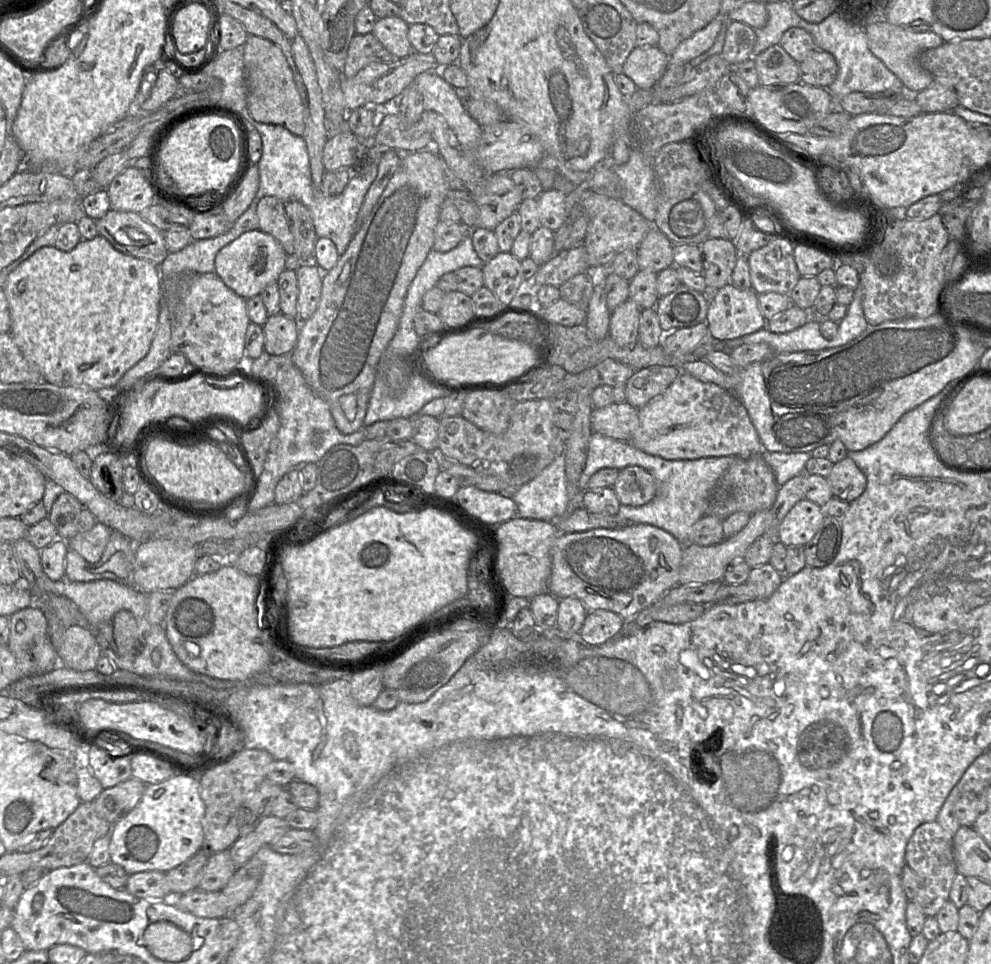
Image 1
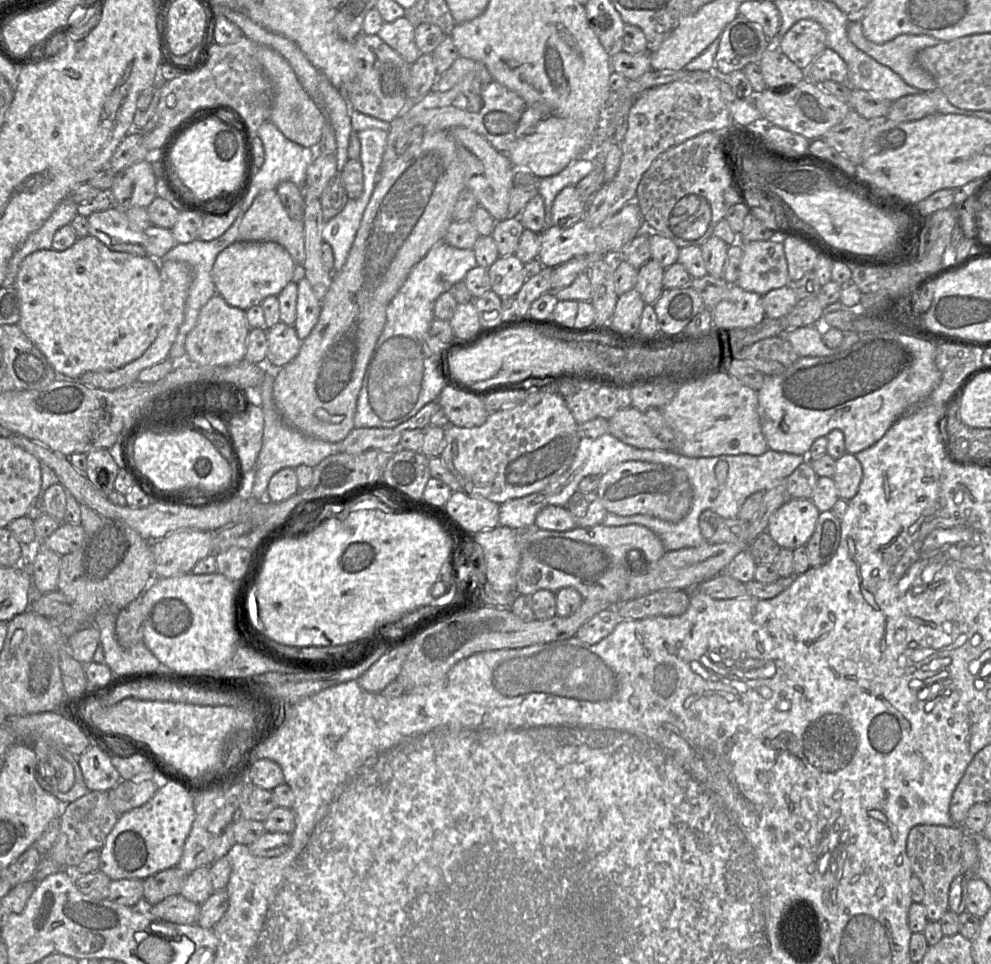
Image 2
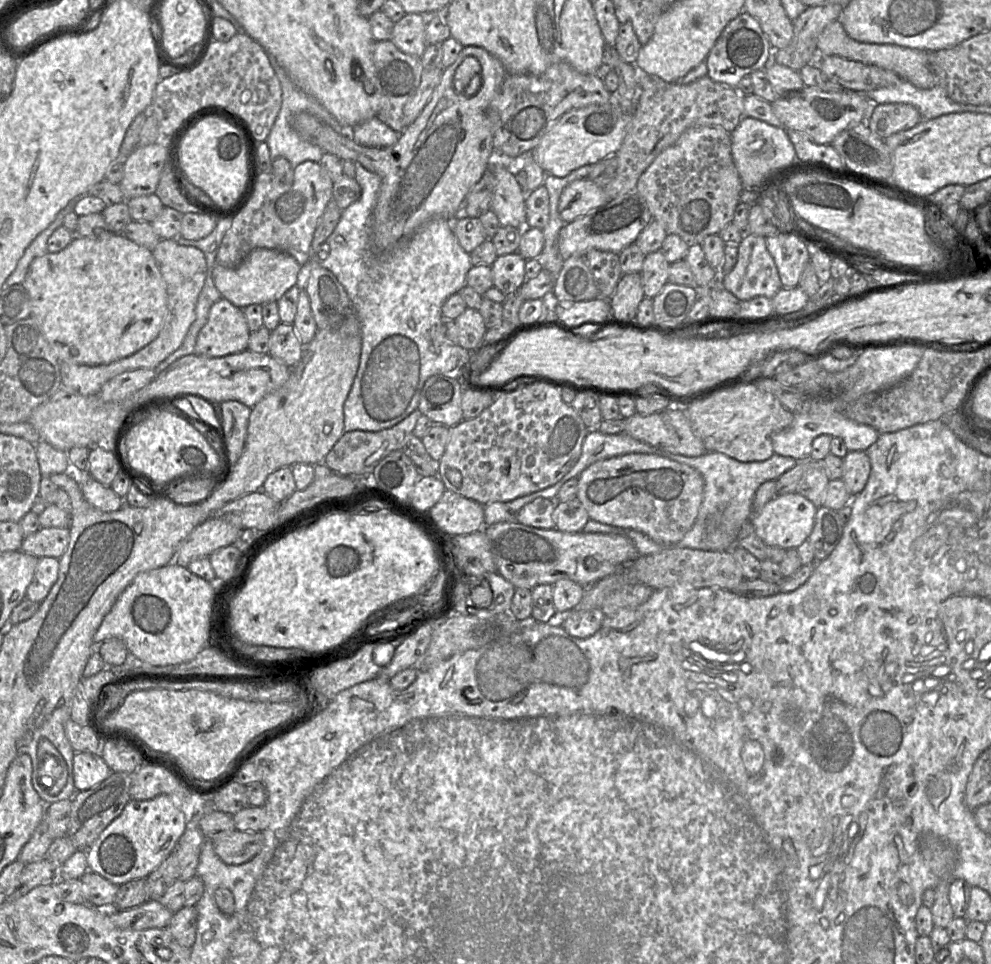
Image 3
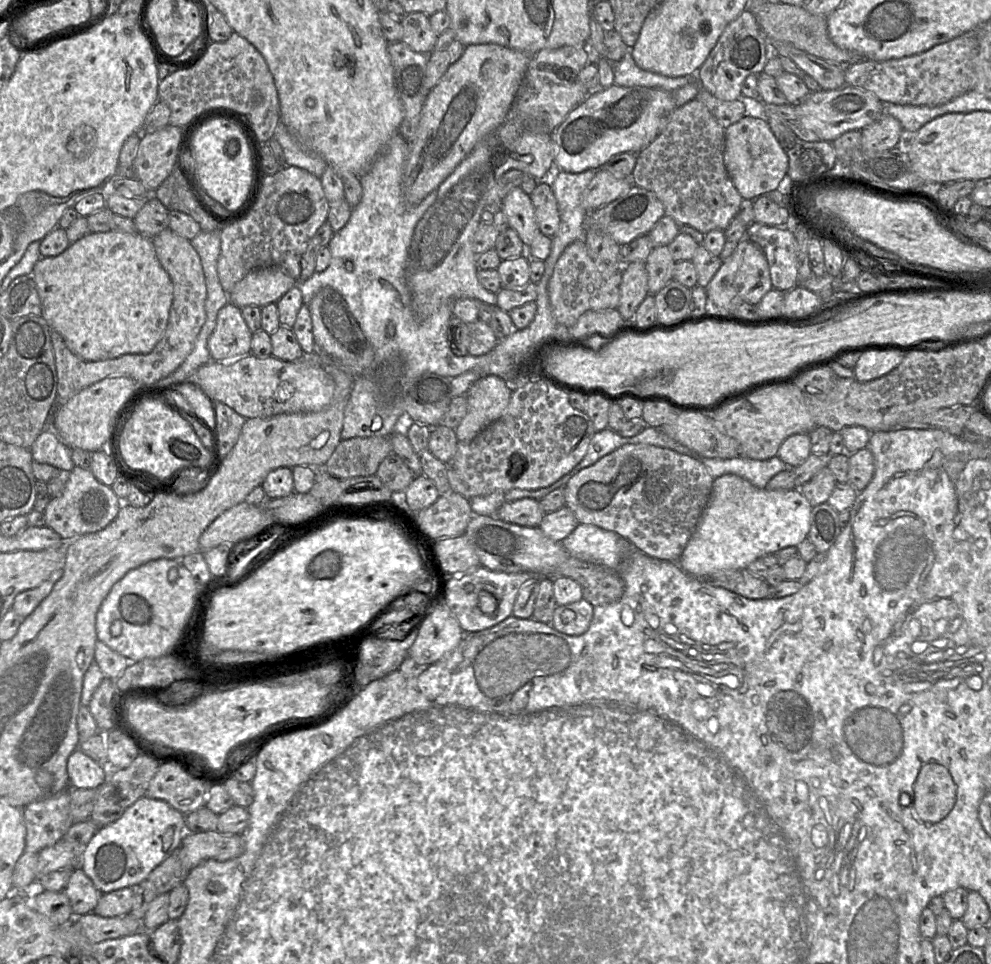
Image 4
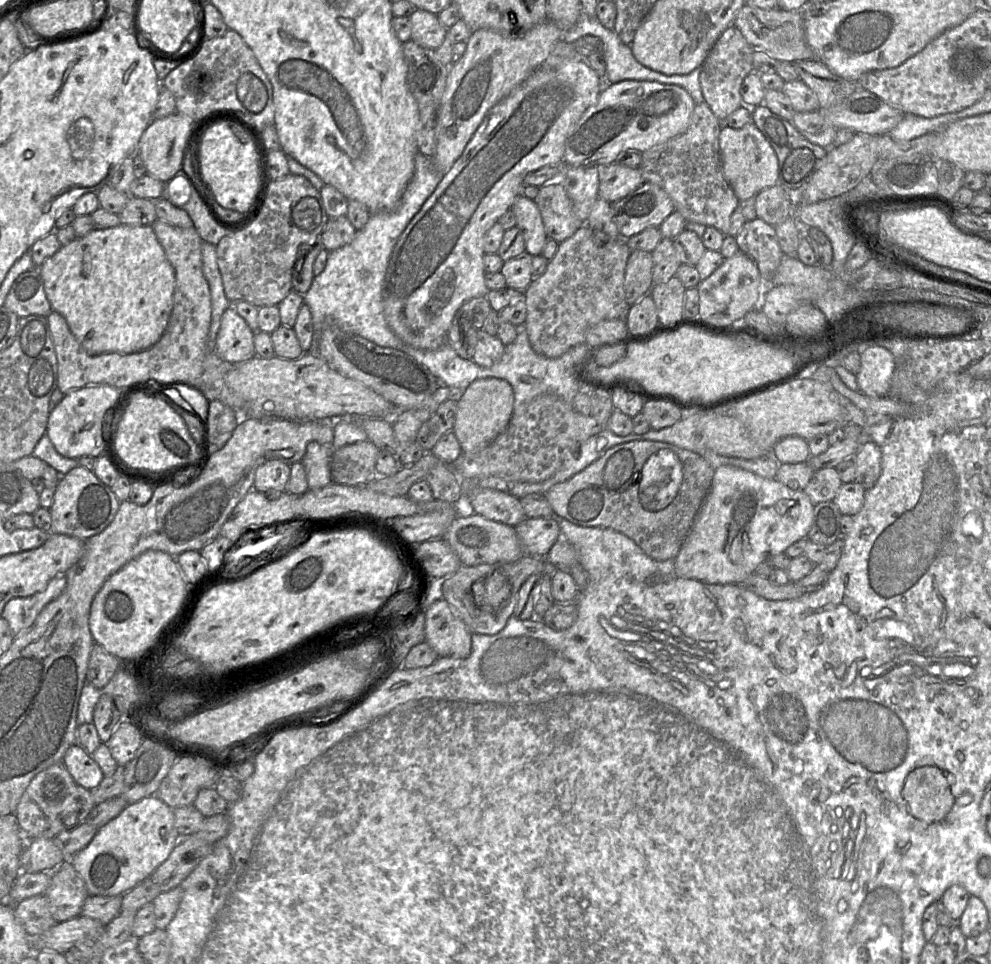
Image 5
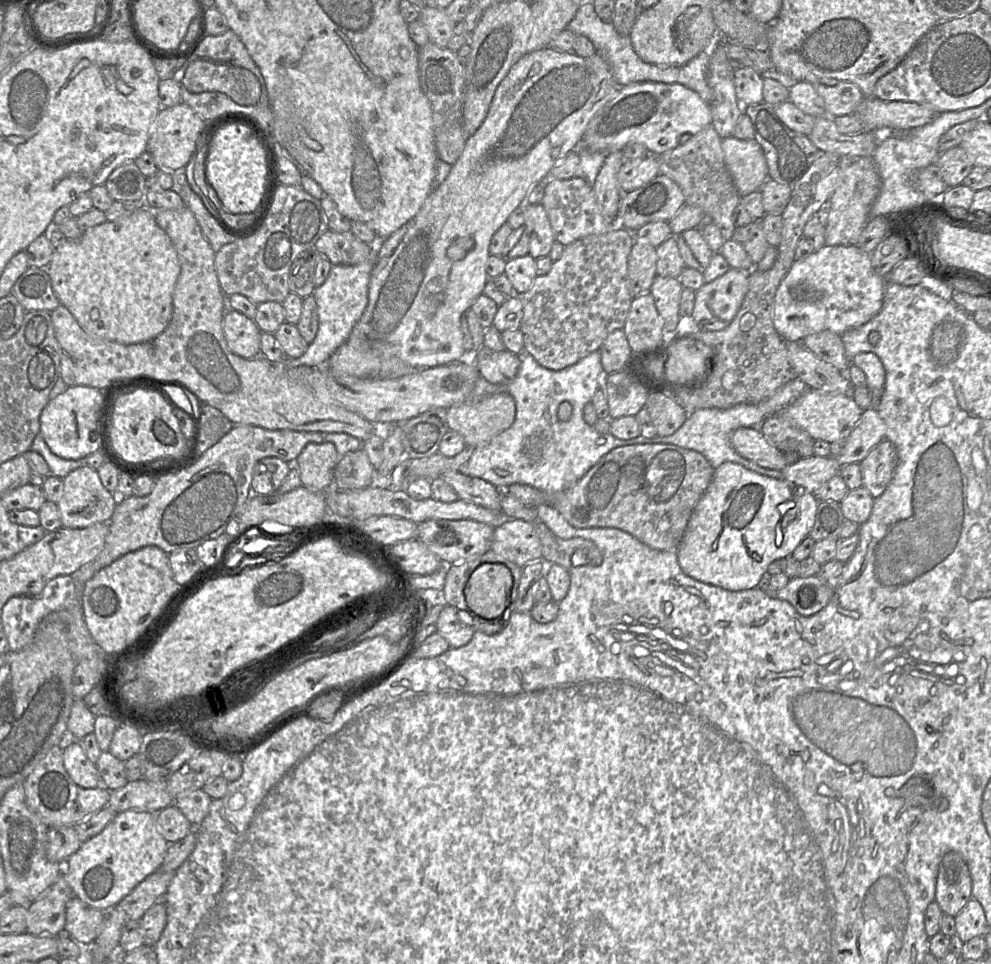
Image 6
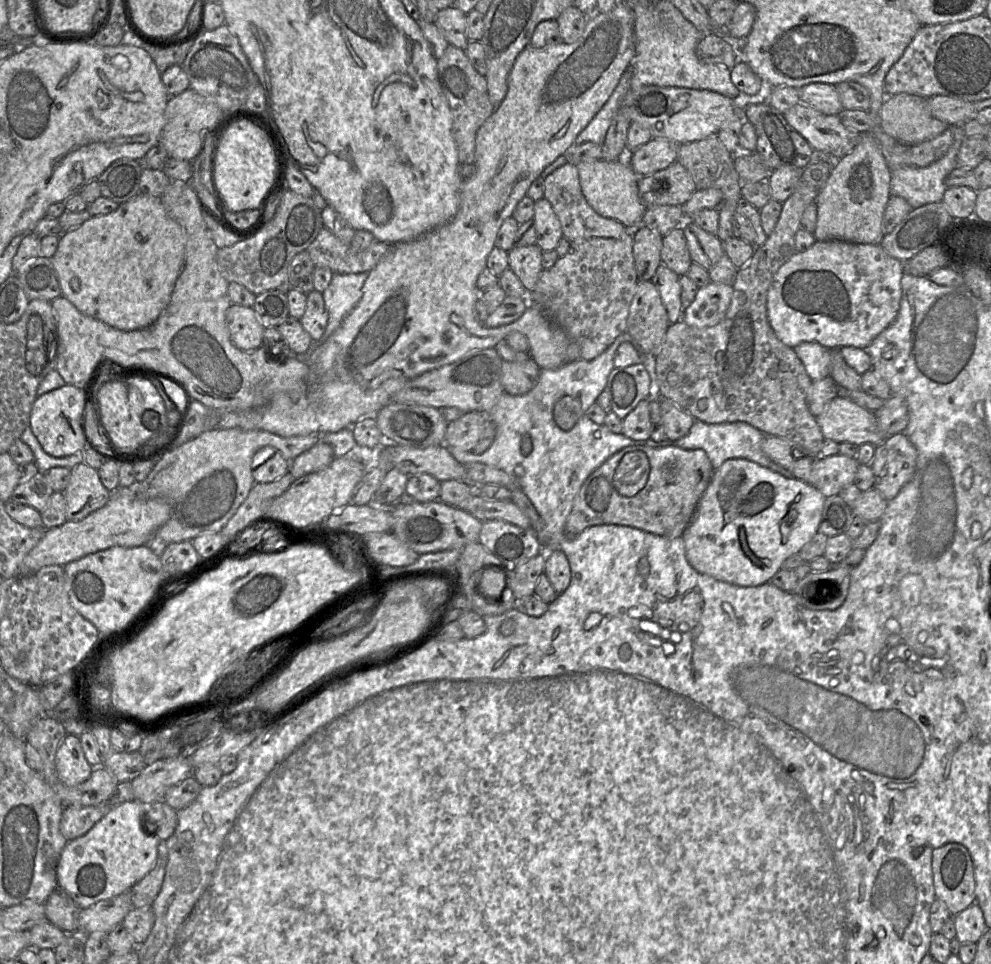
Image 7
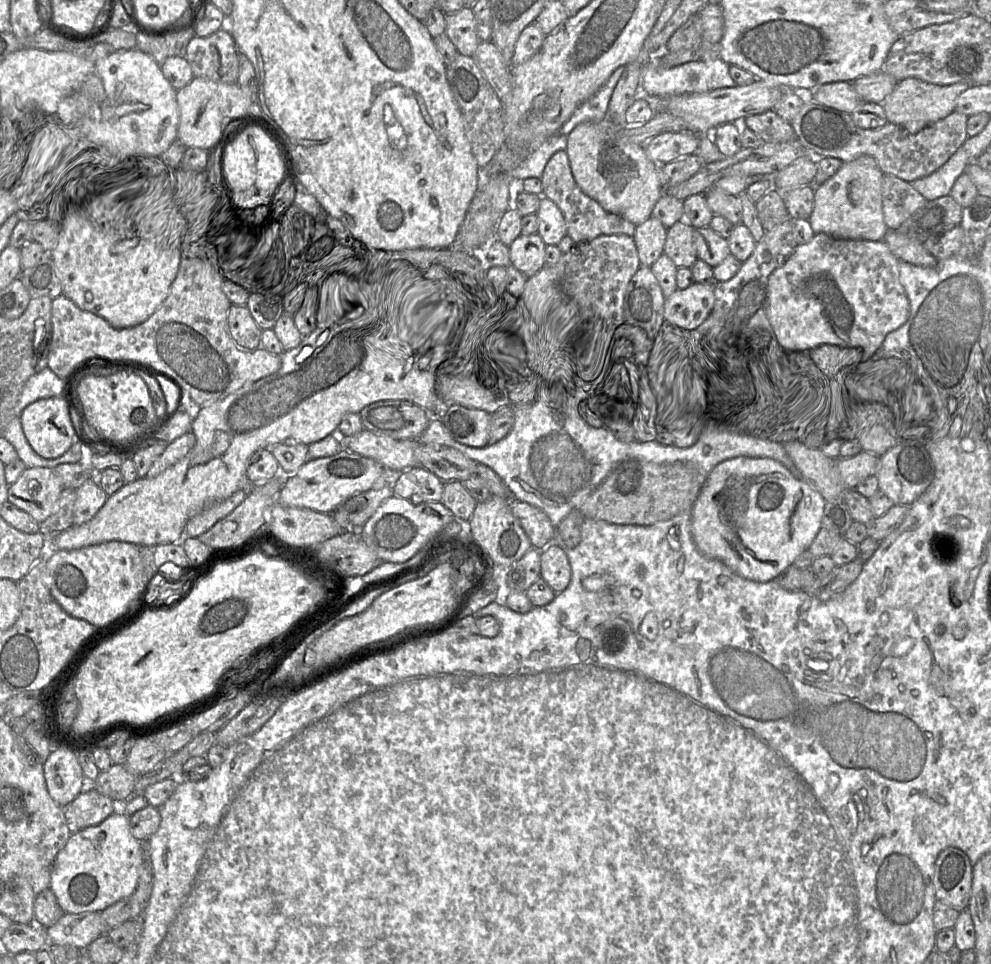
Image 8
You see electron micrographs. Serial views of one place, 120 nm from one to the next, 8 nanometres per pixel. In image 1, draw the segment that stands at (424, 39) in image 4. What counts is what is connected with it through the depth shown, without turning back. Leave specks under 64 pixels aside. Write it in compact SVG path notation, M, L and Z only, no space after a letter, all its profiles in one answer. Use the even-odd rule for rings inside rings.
M400 16L377 18L373 33L396 58L406 57L413 52L408 39L410 25Z

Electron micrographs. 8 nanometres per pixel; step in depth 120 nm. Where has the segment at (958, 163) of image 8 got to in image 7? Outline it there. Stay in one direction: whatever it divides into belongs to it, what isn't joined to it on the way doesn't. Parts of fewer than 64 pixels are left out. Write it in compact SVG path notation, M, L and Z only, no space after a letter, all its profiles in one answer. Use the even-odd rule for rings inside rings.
M961 140L954 141L942 157L926 167L891 170L891 194L904 198L912 209L941 202L947 189L945 178L957 167L960 145Z

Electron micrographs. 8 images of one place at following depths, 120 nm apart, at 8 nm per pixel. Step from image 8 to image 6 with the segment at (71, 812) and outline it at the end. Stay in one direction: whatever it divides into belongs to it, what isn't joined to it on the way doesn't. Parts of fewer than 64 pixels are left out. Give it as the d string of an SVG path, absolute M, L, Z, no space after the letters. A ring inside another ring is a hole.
M73 826L49 828L46 856L52 862L64 864L67 858L76 852L83 843Z

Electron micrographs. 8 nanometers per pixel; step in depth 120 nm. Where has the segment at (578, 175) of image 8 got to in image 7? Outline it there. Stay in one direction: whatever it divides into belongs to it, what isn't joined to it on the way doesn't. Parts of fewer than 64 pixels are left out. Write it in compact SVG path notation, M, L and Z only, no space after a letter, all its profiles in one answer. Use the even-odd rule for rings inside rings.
M626 156L614 161L604 159L593 162L582 161L576 167L581 191L596 213L603 217L617 220L630 230L642 225L642 218L647 207L639 195L638 182L640 176L630 166Z

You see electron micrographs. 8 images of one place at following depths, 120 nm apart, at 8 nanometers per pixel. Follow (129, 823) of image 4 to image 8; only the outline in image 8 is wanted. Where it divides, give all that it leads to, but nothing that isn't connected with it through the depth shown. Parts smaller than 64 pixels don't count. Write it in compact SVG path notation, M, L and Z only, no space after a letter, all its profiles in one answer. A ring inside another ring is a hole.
M113 813L97 825L73 832L58 852L51 867L49 889L55 894L64 913L101 912L135 892L143 863L143 843L131 834L129 819L127 814Z

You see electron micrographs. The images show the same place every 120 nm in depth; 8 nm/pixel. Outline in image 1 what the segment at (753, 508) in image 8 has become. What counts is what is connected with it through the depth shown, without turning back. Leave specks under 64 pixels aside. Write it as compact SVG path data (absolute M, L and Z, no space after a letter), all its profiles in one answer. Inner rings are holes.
M804 498L797 502L779 527L779 541L785 546L805 546L819 530L825 510Z

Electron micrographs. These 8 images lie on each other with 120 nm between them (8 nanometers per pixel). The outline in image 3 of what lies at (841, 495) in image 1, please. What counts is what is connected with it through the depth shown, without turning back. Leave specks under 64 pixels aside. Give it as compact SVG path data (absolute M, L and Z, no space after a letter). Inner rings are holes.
M848 451L843 458L842 480L851 496L855 497L865 488L871 472L871 463L865 451Z

